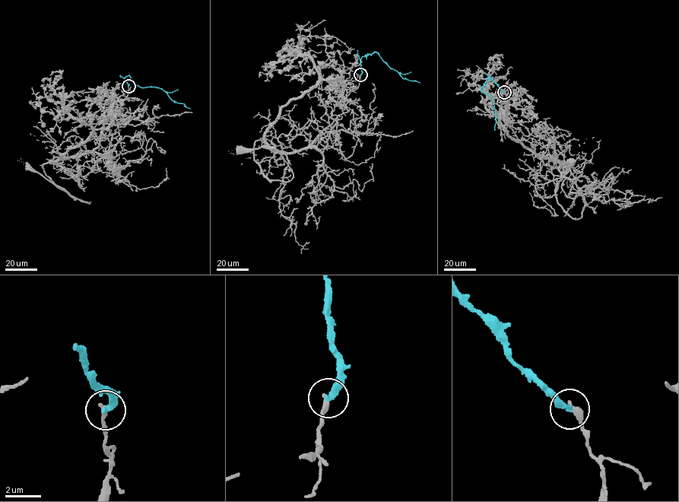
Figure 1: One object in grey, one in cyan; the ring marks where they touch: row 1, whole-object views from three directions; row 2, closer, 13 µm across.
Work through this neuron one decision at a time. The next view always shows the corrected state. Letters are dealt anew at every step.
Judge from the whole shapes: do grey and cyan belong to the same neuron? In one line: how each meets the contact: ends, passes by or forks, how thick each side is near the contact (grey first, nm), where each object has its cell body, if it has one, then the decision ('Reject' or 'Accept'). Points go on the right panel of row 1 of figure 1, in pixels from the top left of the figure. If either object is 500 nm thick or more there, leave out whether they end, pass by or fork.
At the ring grey ends. At the ring cyan ends. Thickness 340 nm (grey) against 320 nm. Soma of grey: none. Soma of cyan: none. Reject

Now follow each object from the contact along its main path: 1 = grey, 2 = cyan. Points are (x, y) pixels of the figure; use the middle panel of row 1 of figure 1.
1: (360, 74), (324, 79), (291, 98), (255, 142), (264, 175), (289, 181), (293, 173), (274, 148), (228, 150)
2: (360, 74), (361, 58), (375, 52), (404, 78), (420, 82)

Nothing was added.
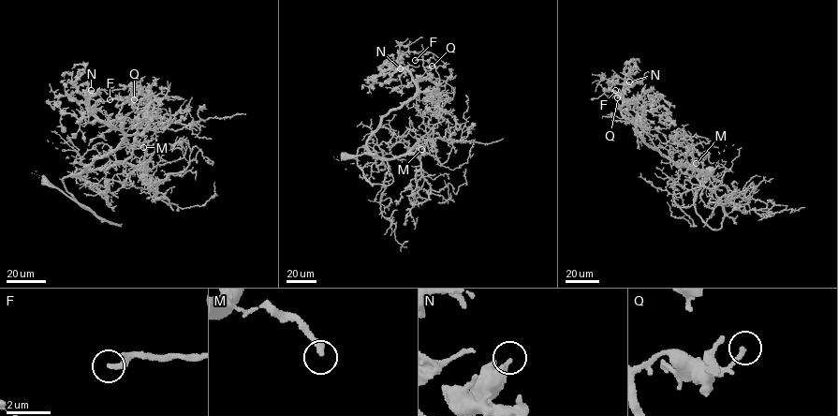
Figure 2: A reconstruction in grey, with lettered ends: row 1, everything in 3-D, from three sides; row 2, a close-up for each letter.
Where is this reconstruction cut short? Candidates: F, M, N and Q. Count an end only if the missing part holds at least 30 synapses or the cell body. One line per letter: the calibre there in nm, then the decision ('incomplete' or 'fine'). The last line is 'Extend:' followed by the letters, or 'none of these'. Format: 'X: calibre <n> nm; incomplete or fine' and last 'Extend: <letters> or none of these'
F: calibre 280 nm; incomplete
M: calibre 240 nm; fine
N: calibre 360 nm; fine
Q: calibre 200 nm; fine
Extend: F

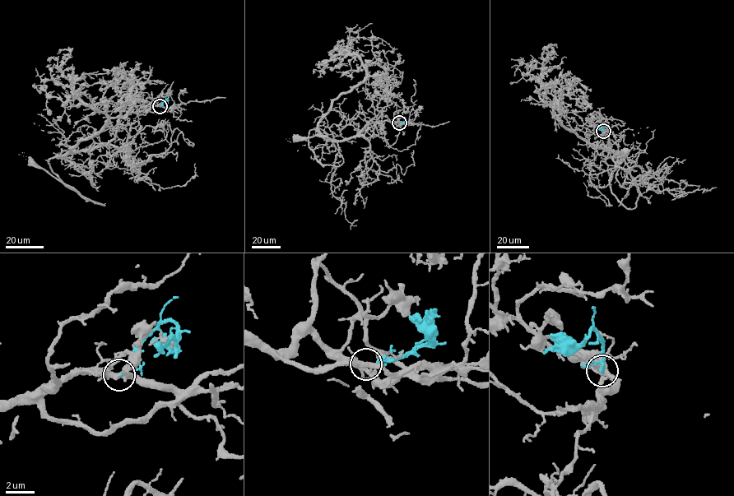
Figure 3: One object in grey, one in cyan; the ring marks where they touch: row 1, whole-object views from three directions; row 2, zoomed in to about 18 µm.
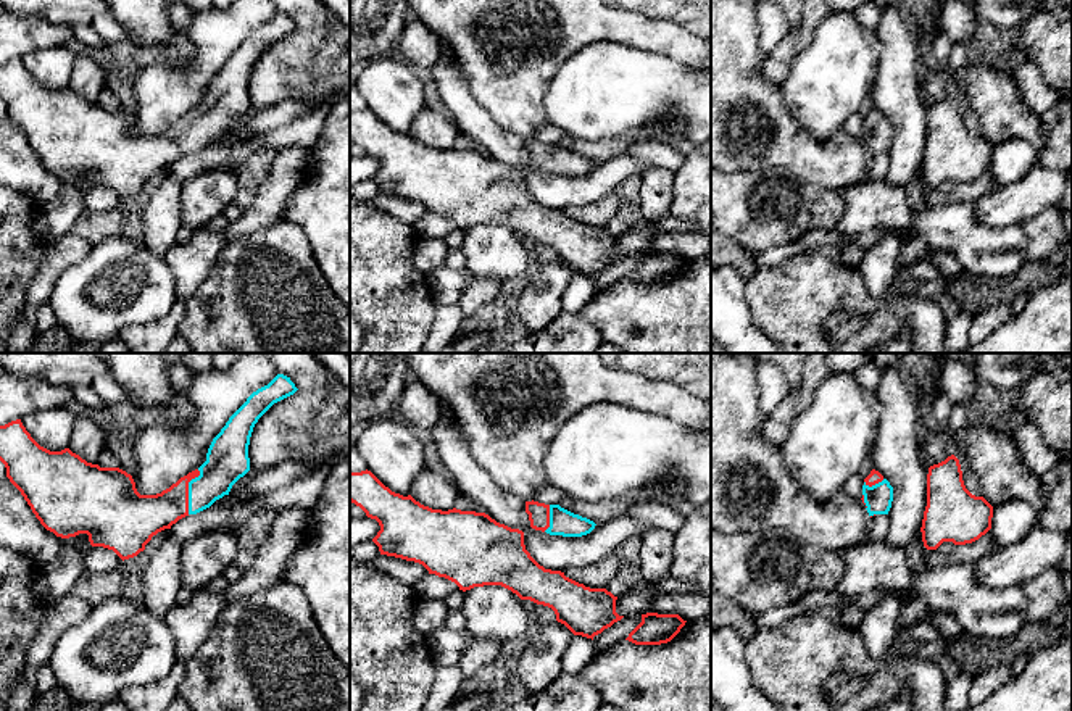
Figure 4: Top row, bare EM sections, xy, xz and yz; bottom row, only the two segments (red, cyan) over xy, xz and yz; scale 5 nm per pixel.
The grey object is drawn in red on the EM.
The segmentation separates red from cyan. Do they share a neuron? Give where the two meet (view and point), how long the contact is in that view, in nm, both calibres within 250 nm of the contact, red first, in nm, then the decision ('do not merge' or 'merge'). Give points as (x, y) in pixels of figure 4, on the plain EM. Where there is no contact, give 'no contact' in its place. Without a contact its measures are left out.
xy (187, 129) | 240 nm | 200/200 nm | merge

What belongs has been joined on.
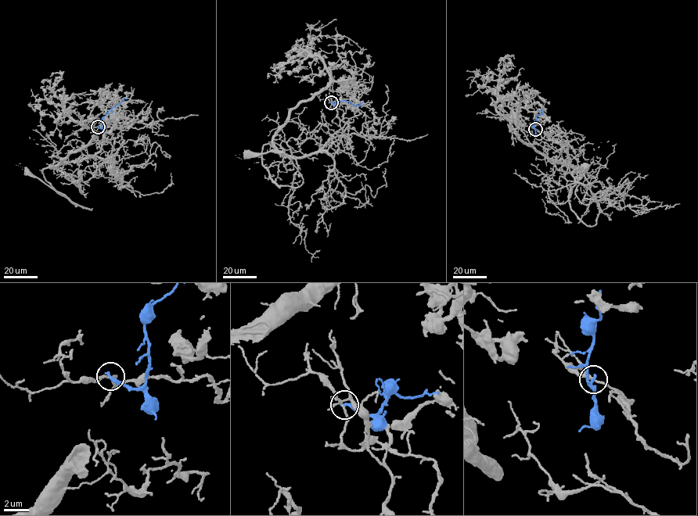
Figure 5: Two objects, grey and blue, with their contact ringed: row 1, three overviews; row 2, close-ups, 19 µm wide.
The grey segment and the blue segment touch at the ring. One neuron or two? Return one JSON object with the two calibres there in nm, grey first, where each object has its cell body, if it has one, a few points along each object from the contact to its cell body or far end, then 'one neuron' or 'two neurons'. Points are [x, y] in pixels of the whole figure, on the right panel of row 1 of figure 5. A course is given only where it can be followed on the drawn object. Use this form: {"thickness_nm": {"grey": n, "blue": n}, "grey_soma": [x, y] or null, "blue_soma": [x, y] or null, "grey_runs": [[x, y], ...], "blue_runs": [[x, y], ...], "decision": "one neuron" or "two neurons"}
{"thickness_nm": {"grey": 180, "blue": 300}, "grey_soma": null, "blue_soma": null, "grey_runs": [[535, 129], [560, 136], [581, 166], [572, 166], [600, 209], [591, 226], [569, 200], [589, 159]], "blue_runs": [[535, 129], [535, 116], [542, 114], [538, 110]], "decision": "two neurons"}

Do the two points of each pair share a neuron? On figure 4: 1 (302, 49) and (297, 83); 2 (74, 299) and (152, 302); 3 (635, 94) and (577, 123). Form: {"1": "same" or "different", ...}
{"1": "same", "2": "same", "3": "same"}

